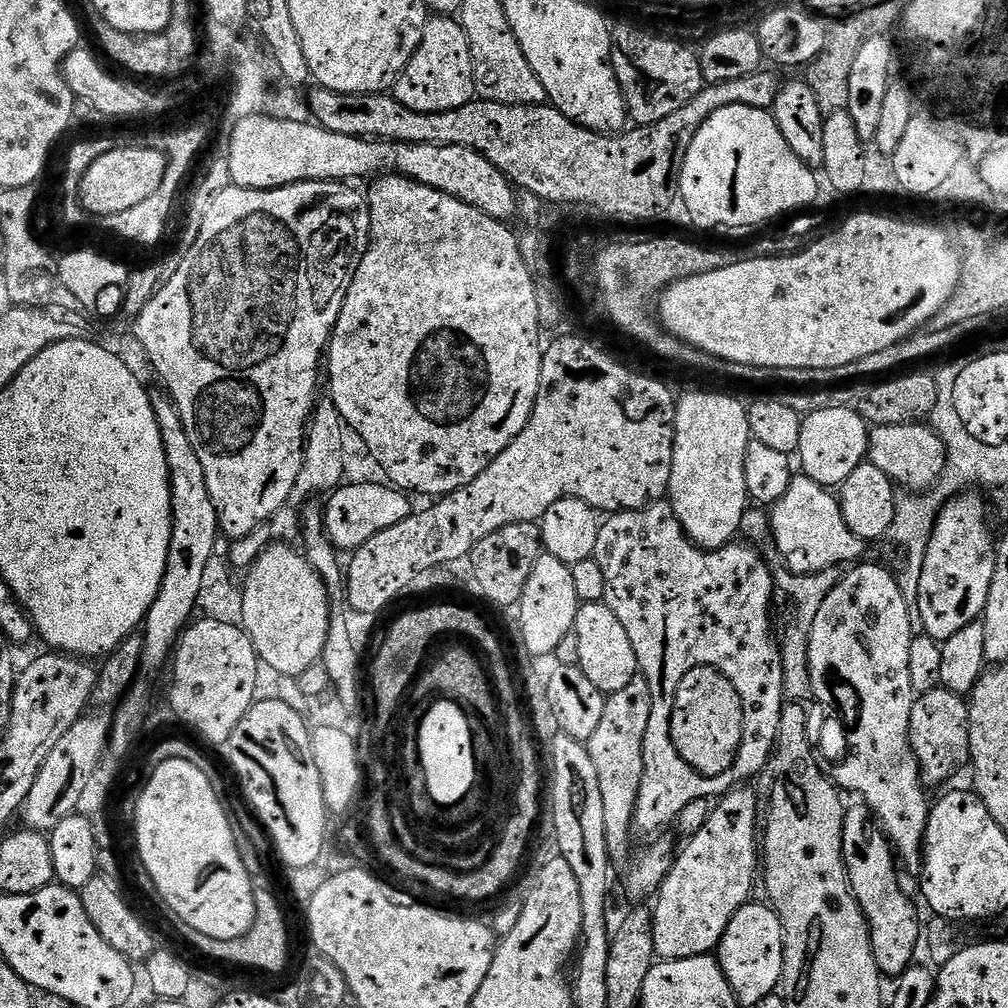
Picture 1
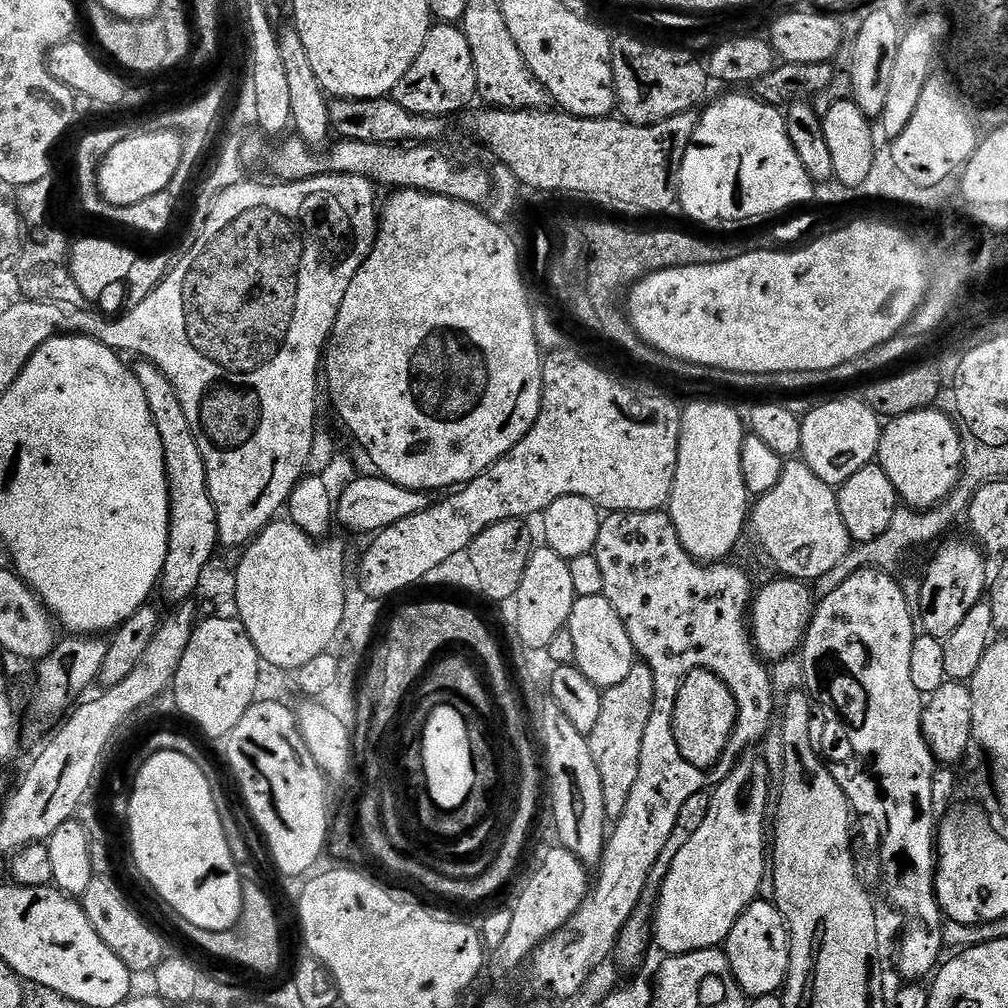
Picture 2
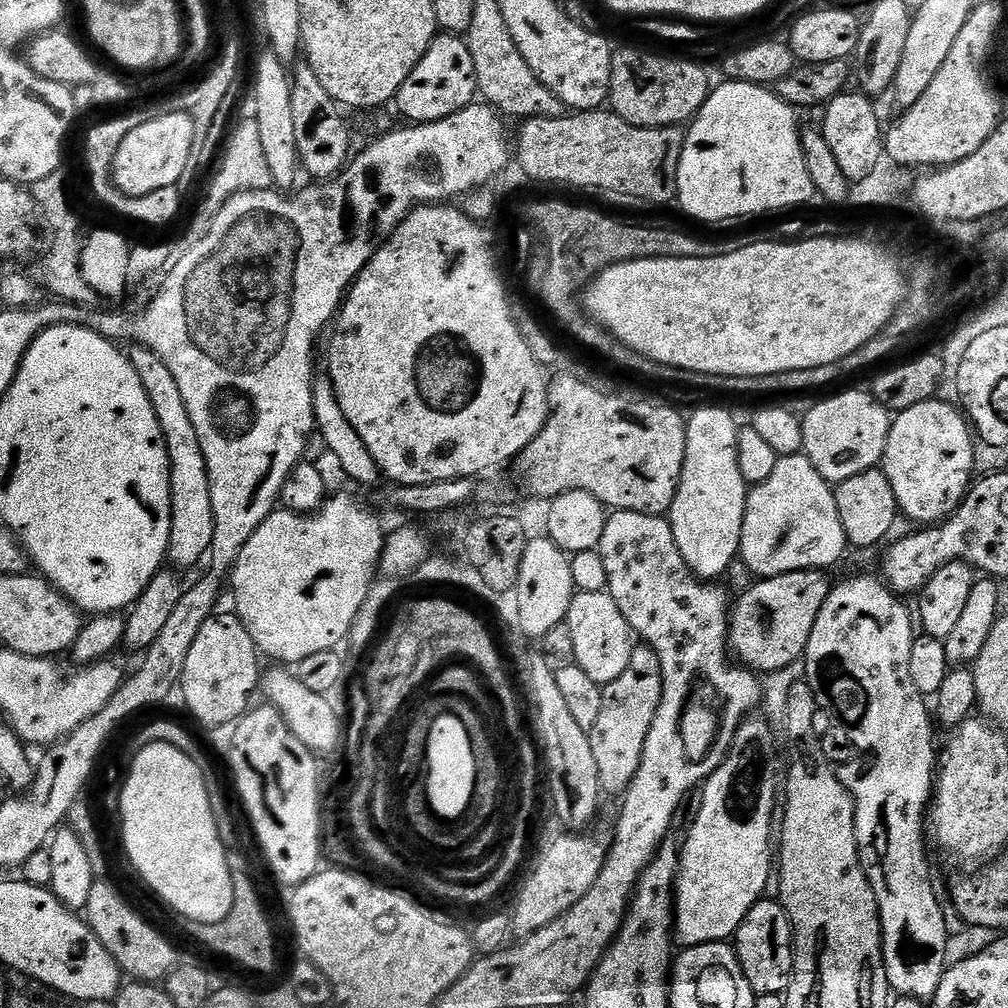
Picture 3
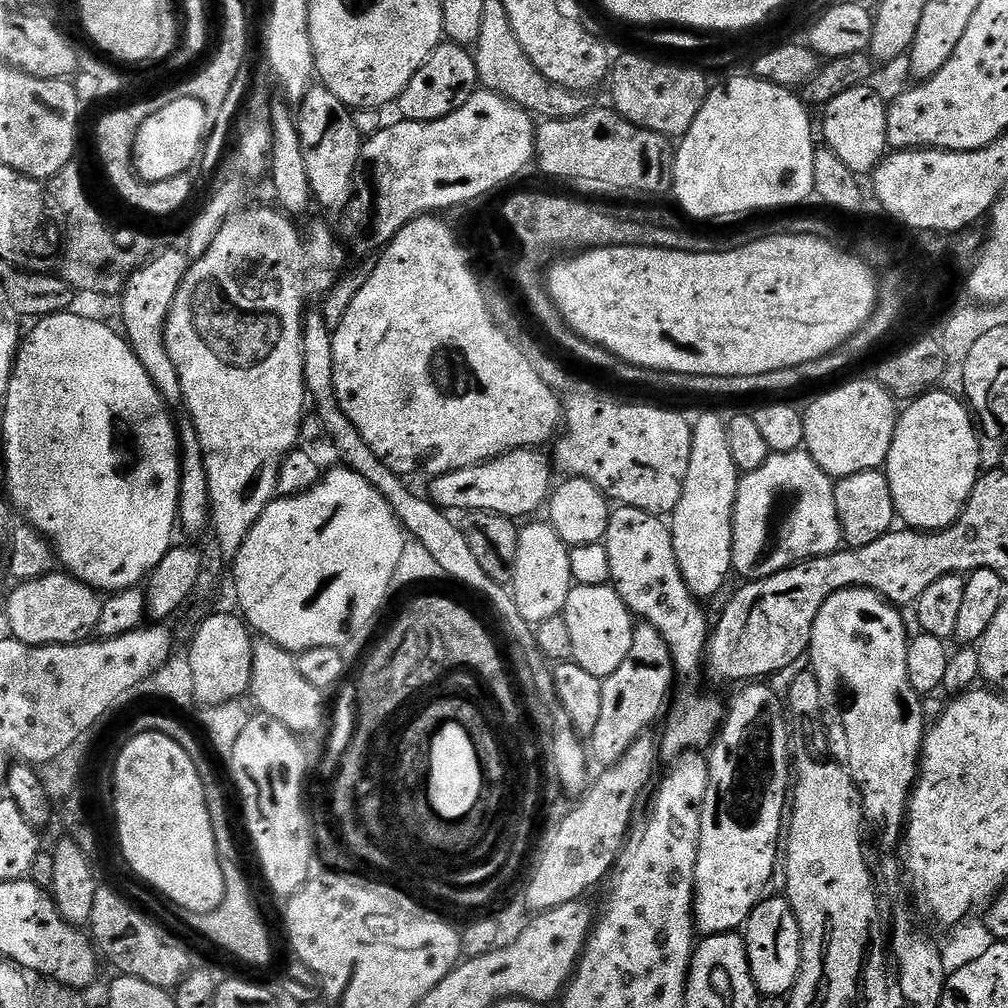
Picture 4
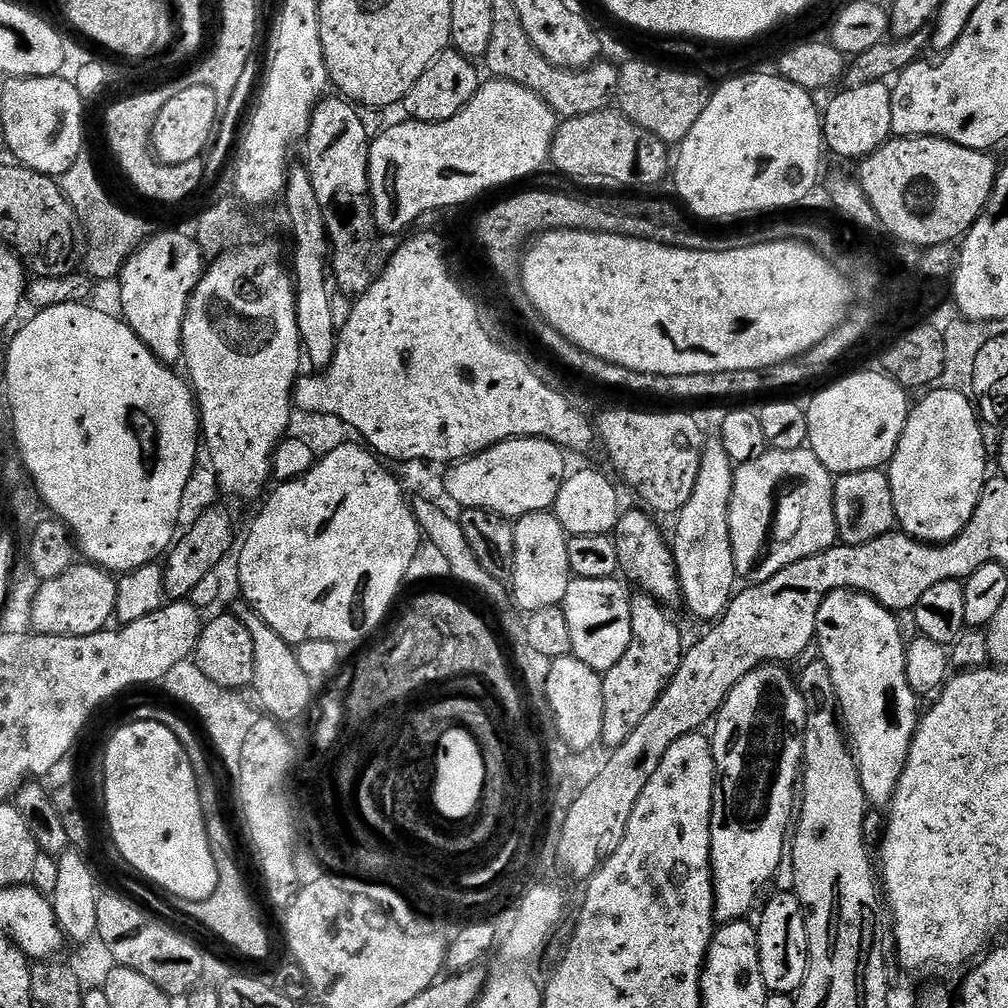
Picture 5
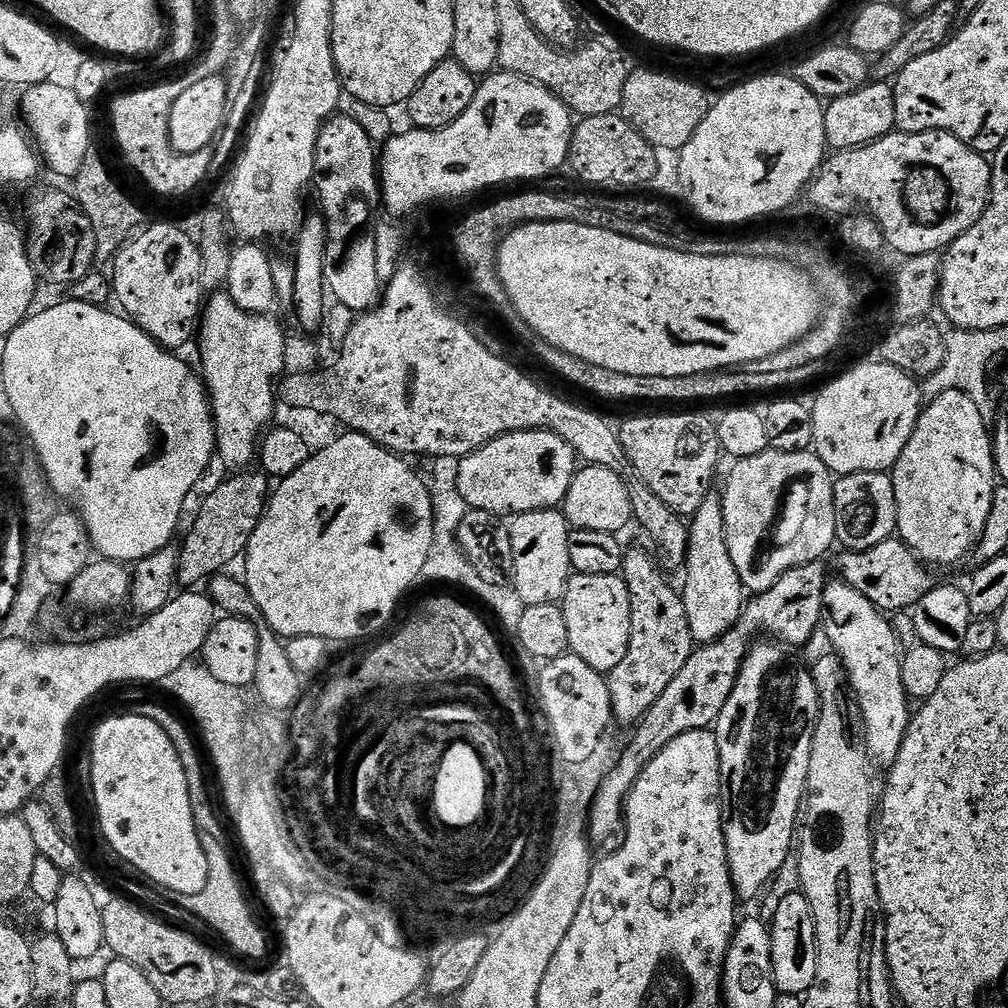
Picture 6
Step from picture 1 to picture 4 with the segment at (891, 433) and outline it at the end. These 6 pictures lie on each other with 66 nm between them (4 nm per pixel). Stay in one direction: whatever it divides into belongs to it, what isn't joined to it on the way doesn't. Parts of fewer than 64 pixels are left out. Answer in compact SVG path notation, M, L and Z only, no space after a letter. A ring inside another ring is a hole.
M933 390L918 399L911 401L907 405L908 408L899 413L896 421L896 429L894 430L894 438L890 442L890 454L886 465L886 475L890 482L890 494L894 498L894 506L896 507L897 517L901 521L905 520L907 527L912 530L922 532L940 532L943 528L948 528L959 518L962 510L966 506L966 502L972 497L972 491L976 485L976 481L982 475L982 467L979 458L978 438L976 437L976 424L973 423L973 413L966 407L965 401L959 395L952 395L945 390Z

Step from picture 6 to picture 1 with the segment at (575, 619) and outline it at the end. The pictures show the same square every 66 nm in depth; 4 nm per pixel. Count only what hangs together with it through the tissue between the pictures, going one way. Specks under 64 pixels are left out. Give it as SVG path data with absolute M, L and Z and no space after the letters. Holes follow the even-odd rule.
M603 602L598 604L581 603L574 635L578 638L578 658L580 668L598 686L598 690L611 694L623 690L637 676L636 655L634 646L630 646L630 638L622 622L618 622L614 610L610 610Z

